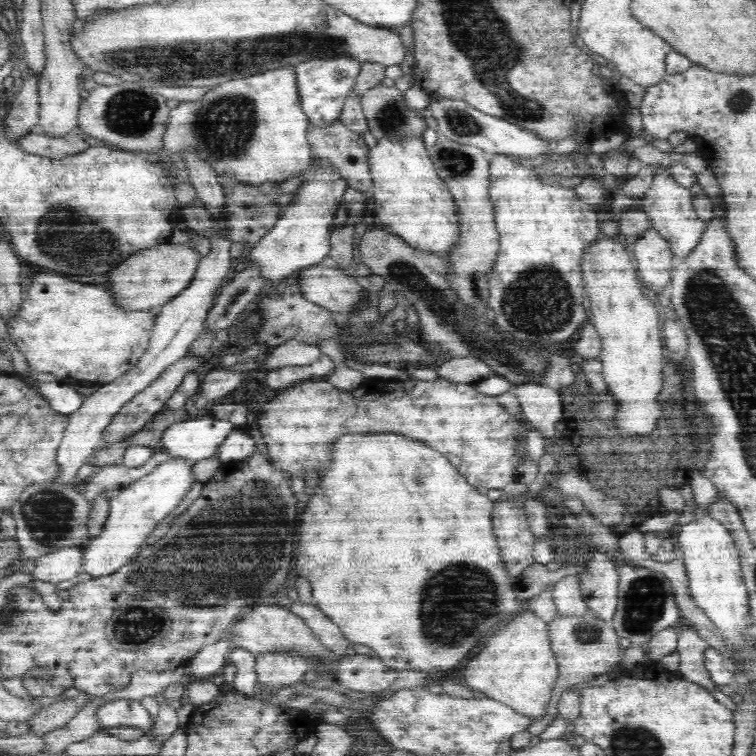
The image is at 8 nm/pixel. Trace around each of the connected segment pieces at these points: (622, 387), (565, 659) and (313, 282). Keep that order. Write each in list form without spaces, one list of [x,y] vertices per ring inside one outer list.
[[[621,238],[598,239],[594,246],[588,250],[582,271],[586,278],[586,289],[590,297],[589,324],[598,331],[601,346],[602,378],[608,392],[616,400],[616,414],[614,414],[614,425],[624,435],[638,434],[646,436],[658,428],[660,418],[664,418],[665,410],[660,401],[660,391],[663,387],[663,373],[666,359],[662,350],[662,336],[658,326],[658,307],[641,292],[642,281],[638,279],[637,266],[631,253],[621,245]]]
[[[590,610],[584,614],[560,614],[557,612],[552,616],[550,622],[546,622],[546,631],[548,631],[550,648],[554,651],[559,664],[559,679],[551,690],[545,714],[540,719],[534,719],[527,729],[532,738],[540,736],[556,718],[558,712],[556,702],[558,702],[560,694],[568,690],[571,685],[592,678],[594,674],[611,674],[610,668],[618,662],[618,656],[623,654],[618,644],[619,636],[612,625],[592,614]]]
[[[316,263],[297,270],[295,275],[294,284],[302,297],[328,312],[348,315],[353,308],[352,302],[361,294],[359,285],[342,268]]]

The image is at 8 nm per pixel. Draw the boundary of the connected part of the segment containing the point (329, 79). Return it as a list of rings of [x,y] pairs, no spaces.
[[[349,54],[316,56],[308,58],[296,66],[299,93],[307,117],[315,124],[326,124],[340,116],[344,98],[355,86],[355,78],[360,74],[362,61]]]

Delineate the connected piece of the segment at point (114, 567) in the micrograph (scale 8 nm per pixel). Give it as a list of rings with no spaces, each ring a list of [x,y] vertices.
[[[173,458],[131,484],[113,491],[103,528],[98,535],[88,537],[81,546],[81,574],[97,579],[114,574],[130,564],[153,532],[154,526],[174,509],[193,481],[196,480],[193,479],[191,462]]]

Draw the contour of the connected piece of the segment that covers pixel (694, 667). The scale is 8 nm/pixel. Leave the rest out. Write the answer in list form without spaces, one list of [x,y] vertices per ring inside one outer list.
[[[685,628],[678,636],[676,650],[680,653],[681,663],[678,673],[708,690],[720,690],[722,685],[712,680],[705,665],[705,652],[709,644],[692,628]]]

